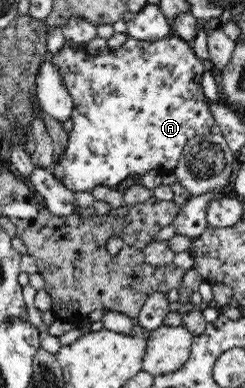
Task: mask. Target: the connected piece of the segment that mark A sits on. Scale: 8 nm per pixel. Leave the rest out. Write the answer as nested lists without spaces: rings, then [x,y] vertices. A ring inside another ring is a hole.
[[[171,34],[153,41],[128,37],[120,48],[106,48],[94,56],[87,54],[85,47],[74,50],[67,44],[52,56],[52,61],[61,71],[74,100],[74,109],[71,116],[73,127],[67,136],[67,146],[49,172],[73,194],[91,193],[99,186],[115,188],[123,180],[142,176],[147,170],[158,170],[161,174],[172,172],[182,157],[185,145],[196,136],[207,137],[216,124],[209,100],[203,95],[201,81],[196,82],[193,77],[195,74],[203,76],[209,64],[195,55],[192,43],[178,35]]]

